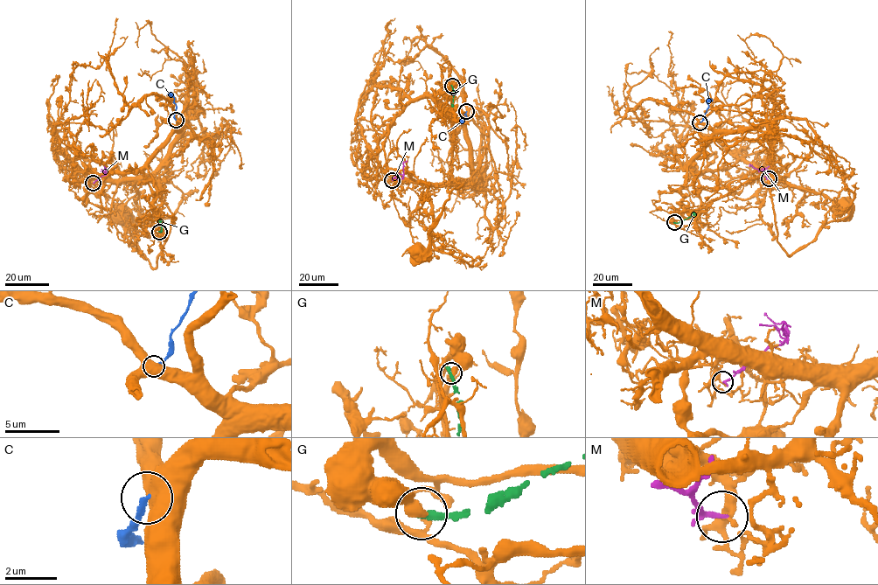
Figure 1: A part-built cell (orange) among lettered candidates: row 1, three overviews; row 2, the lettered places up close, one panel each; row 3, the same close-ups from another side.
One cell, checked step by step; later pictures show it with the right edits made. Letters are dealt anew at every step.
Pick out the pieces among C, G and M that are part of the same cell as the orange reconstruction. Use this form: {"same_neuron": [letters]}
{"same_neuron": []}

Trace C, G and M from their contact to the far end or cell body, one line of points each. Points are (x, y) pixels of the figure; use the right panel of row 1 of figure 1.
C: (700, 122), (711, 99)
G: (674, 222), (690, 217), (693, 212)
M: (769, 178), (768, 173), (749, 164)

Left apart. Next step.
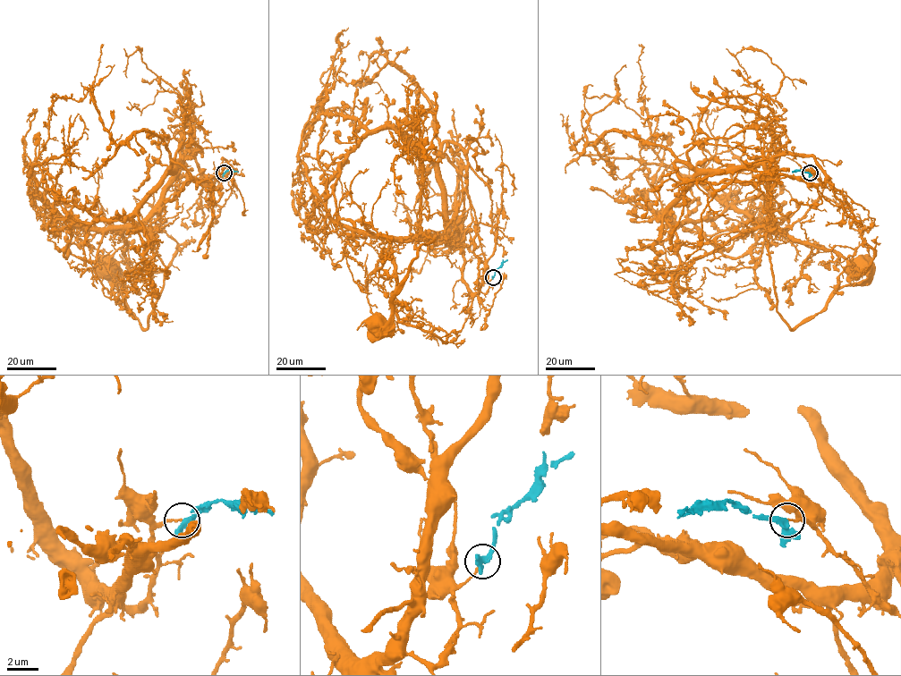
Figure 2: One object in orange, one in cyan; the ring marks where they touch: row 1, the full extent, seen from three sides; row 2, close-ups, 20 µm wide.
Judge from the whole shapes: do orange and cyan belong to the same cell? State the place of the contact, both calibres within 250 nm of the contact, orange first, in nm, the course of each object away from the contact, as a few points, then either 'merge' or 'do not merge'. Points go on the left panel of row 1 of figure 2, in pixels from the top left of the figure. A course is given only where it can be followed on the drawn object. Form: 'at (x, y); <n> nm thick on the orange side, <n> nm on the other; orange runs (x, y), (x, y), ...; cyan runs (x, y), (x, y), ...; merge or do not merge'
at (224, 173); 140 nm thick on the orange side, 320 nm on the other; orange runs (224, 173), (212, 185), (190, 155), (145, 223), (165, 266), (164, 287), (145, 328), (104, 269); cyan runs (224, 173), (232, 169), (238, 172); do not merge

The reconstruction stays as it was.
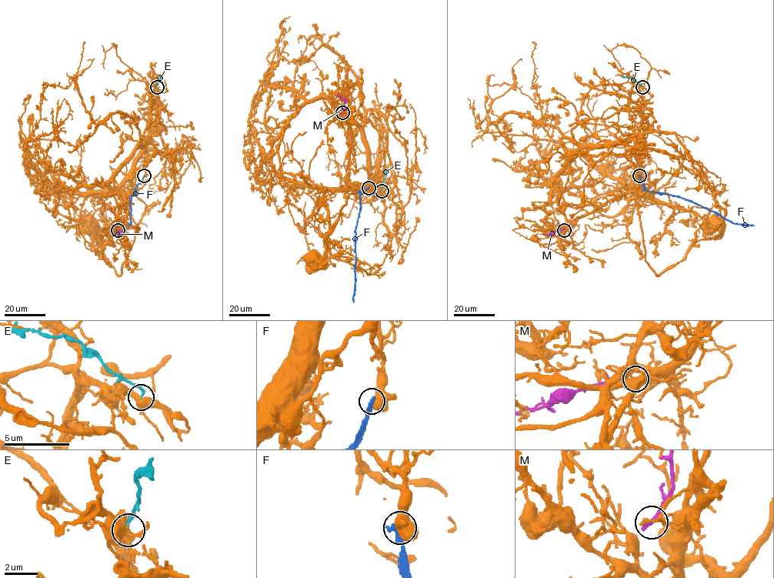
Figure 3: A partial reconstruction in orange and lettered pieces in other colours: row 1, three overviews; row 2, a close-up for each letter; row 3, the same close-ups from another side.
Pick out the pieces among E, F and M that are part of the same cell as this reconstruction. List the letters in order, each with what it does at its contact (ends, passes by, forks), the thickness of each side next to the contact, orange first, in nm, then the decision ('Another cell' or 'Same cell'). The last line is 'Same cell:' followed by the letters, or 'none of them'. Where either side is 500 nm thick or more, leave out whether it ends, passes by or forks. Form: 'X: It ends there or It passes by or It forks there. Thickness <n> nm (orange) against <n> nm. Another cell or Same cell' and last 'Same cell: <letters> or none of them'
E: It ends there. Thickness 440 nm (orange) against 200 nm. Another cell
F: Thickness 600 nm (orange) against 380 nm. Another cell
M: It ends there. Thickness 160 nm (orange) against 280 nm. Another cell
Same cell: none of them

